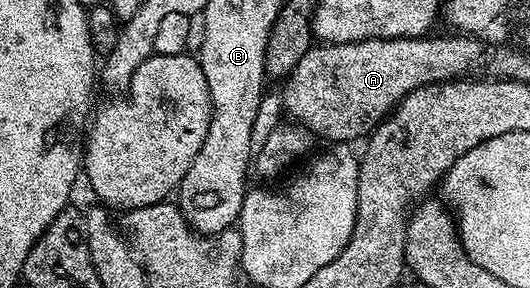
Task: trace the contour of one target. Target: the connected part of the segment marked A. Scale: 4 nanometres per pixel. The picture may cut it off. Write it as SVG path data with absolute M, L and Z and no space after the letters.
M450 33L454 35L438 35L435 39L431 37L419 37L417 39L365 39L364 41L356 41L355 43L323 43L312 45L308 49L308 53L304 53L304 57L300 57L300 61L296 61L296 65L290 72L286 83L286 96L283 97L282 103L286 106L286 111L293 122L309 129L310 134L319 140L331 139L329 142L334 145L346 145L351 141L349 139L361 140L363 137L369 136L370 132L401 103L402 98L408 93L412 93L417 87L425 87L427 83L444 83L459 77L470 77L473 71L478 71L486 62L489 61L490 55L486 52L486 47L481 43L481 38L475 37L470 33Z

